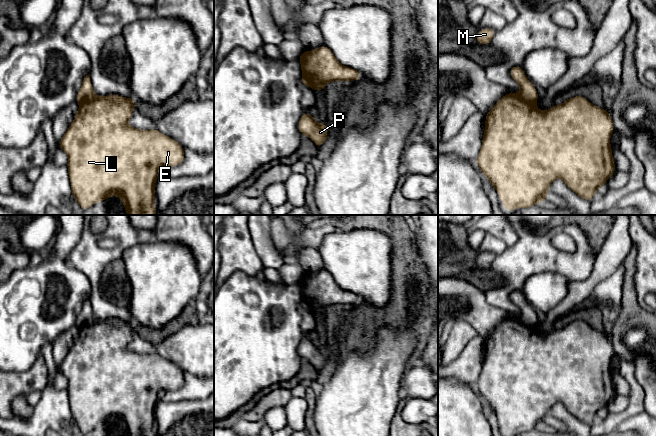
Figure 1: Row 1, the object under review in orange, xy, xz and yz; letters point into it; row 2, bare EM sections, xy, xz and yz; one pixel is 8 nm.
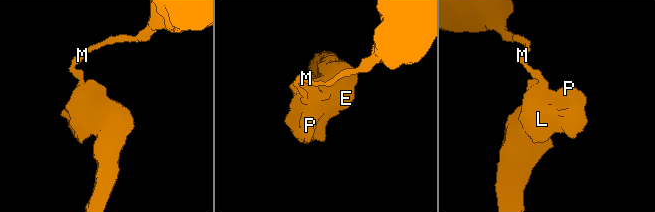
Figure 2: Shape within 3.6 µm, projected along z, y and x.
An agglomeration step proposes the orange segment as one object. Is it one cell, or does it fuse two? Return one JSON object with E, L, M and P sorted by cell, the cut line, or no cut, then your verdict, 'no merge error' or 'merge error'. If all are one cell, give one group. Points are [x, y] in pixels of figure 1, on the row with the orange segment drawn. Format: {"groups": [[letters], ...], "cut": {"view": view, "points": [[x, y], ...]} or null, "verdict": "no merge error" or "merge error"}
{"groups": [["E", "L", "P"], ["M"]], "cut": {"view": "xz", "points": [[302, 74], [313, 78], [317, 82], [319, 90]]}, "verdict": "merge error"}

